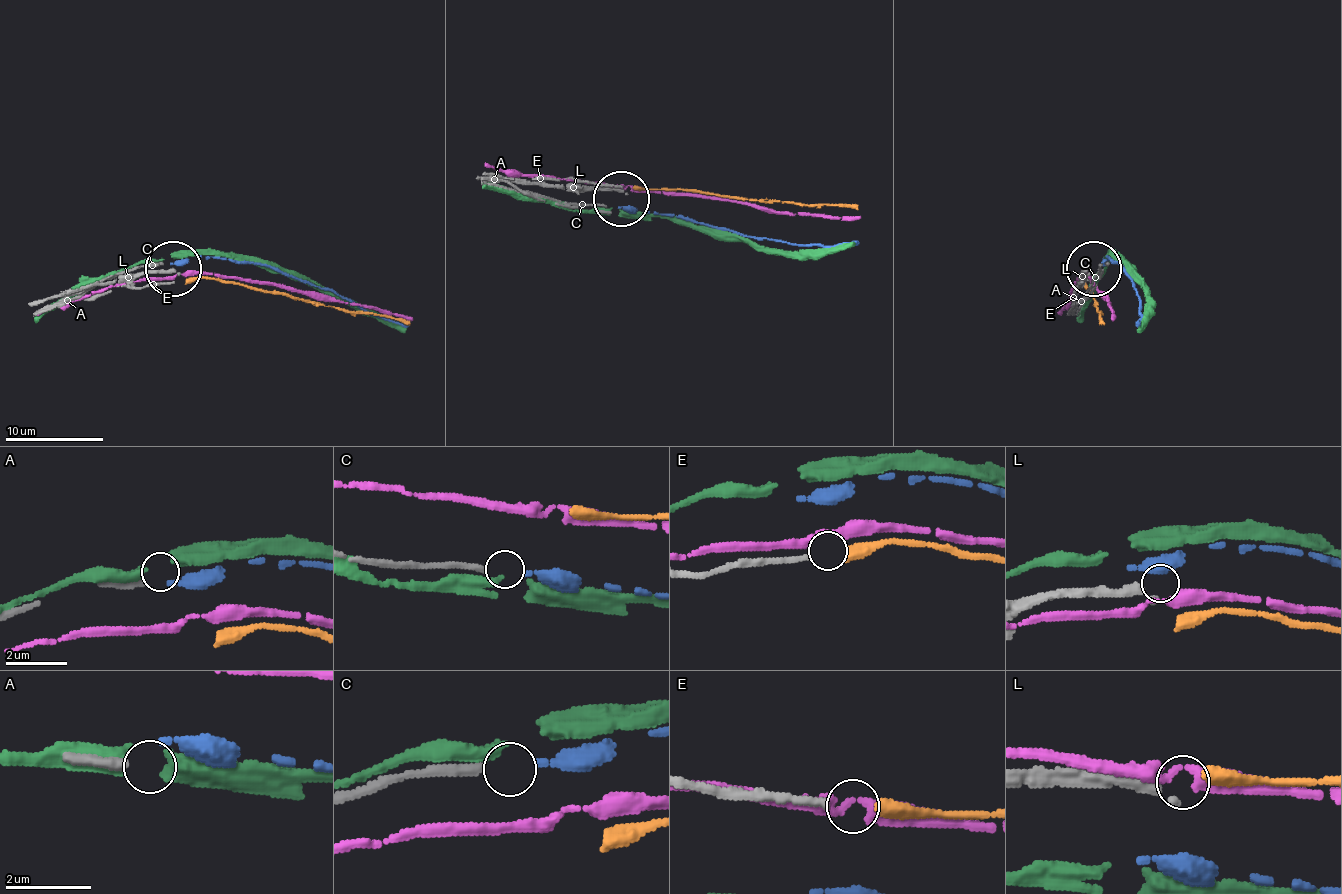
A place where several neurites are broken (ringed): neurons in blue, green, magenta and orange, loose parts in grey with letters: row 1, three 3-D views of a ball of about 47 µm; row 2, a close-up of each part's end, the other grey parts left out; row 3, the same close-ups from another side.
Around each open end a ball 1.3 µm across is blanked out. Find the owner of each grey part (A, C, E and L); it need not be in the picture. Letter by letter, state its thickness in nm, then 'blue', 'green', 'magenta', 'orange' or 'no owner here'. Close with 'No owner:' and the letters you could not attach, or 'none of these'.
A: 240 nm thick; no owner here
C: 220 nm thick; blue
E: 180 nm thick; orange
L: 320 nm thick; no owner here
No owner: A, L

